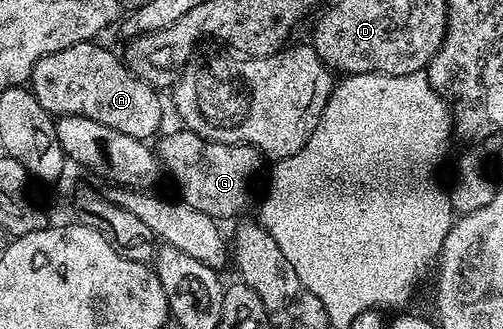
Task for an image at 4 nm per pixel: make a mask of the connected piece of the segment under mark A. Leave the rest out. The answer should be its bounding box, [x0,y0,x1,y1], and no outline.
[27,40,162,141]

